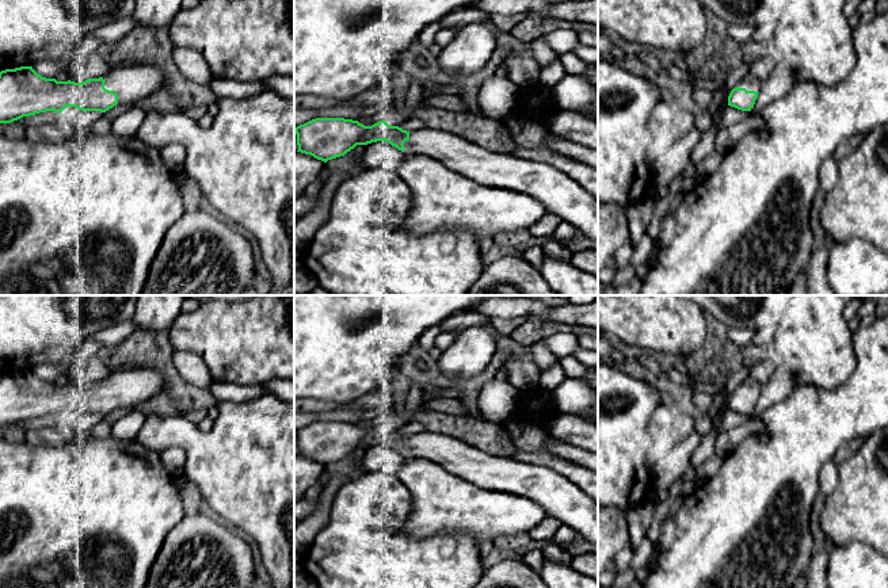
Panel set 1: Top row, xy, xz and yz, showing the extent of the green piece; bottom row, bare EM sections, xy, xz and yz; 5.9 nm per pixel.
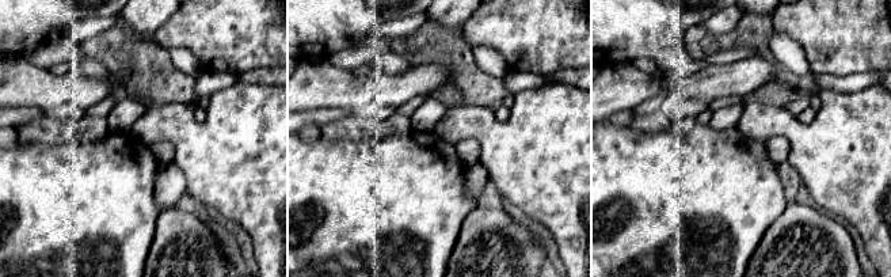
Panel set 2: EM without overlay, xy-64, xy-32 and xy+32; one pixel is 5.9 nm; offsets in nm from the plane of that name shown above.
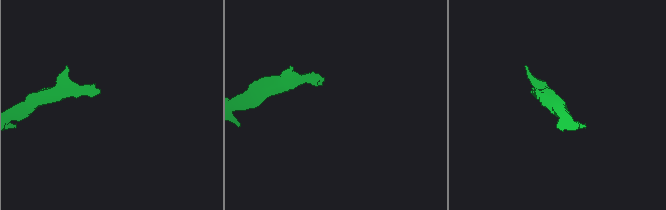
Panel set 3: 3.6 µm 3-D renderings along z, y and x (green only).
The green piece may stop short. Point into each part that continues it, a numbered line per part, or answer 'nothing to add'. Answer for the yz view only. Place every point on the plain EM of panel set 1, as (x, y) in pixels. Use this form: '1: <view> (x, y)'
1: yz (749, 385)

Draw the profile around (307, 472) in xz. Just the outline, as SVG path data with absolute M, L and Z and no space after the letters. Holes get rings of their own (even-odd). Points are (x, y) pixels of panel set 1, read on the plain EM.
M294 457L294 500L320 480L324 467L310 458Z

